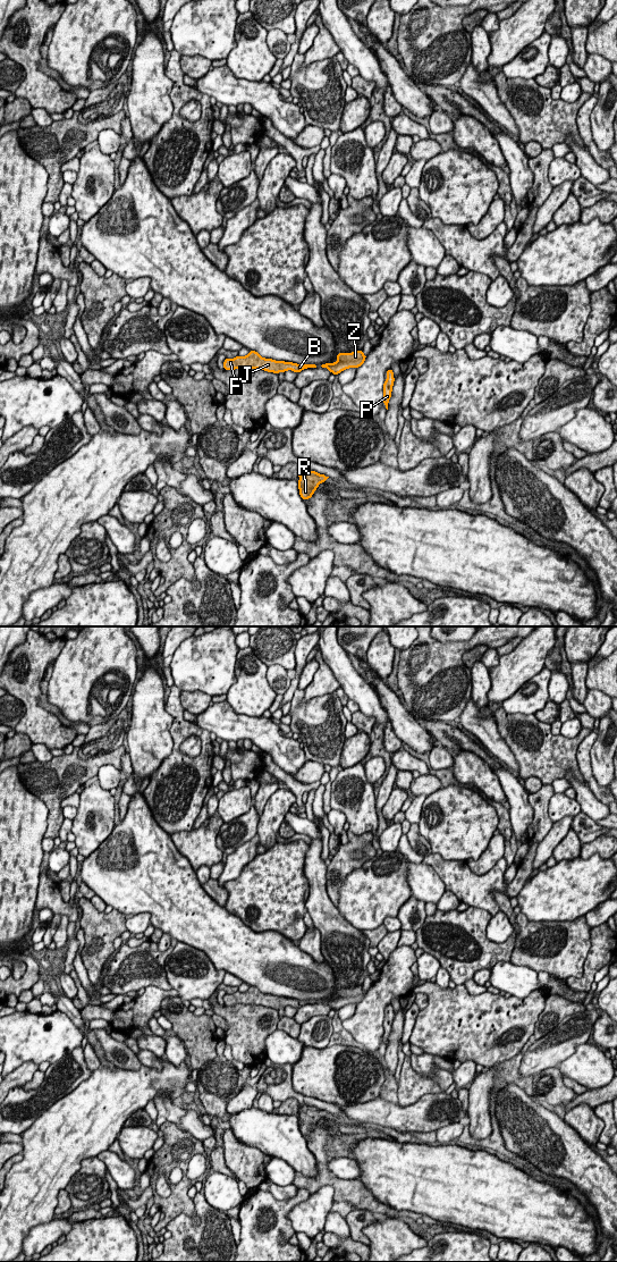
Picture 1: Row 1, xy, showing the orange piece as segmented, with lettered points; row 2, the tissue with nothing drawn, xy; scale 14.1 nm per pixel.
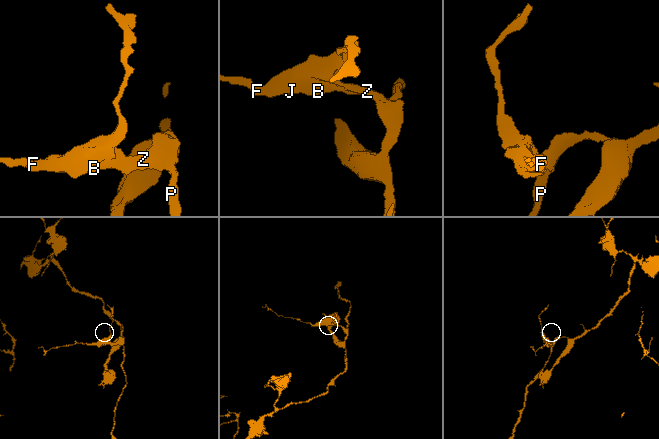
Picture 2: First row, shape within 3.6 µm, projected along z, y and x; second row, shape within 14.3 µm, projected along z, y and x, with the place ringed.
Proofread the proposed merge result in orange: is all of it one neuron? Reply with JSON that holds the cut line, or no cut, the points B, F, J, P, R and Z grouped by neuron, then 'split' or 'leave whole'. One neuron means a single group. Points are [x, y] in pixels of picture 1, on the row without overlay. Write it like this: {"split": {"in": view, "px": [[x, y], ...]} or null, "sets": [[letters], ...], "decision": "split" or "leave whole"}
{"split": null, "sets": [["B", "F", "J", "P", "R", "Z"]], "decision": "leave whole"}

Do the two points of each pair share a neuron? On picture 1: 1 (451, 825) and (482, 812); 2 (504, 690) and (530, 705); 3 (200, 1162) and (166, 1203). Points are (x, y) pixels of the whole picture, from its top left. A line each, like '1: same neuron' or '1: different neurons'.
1: same neuron
2: different neurons
3: different neurons

